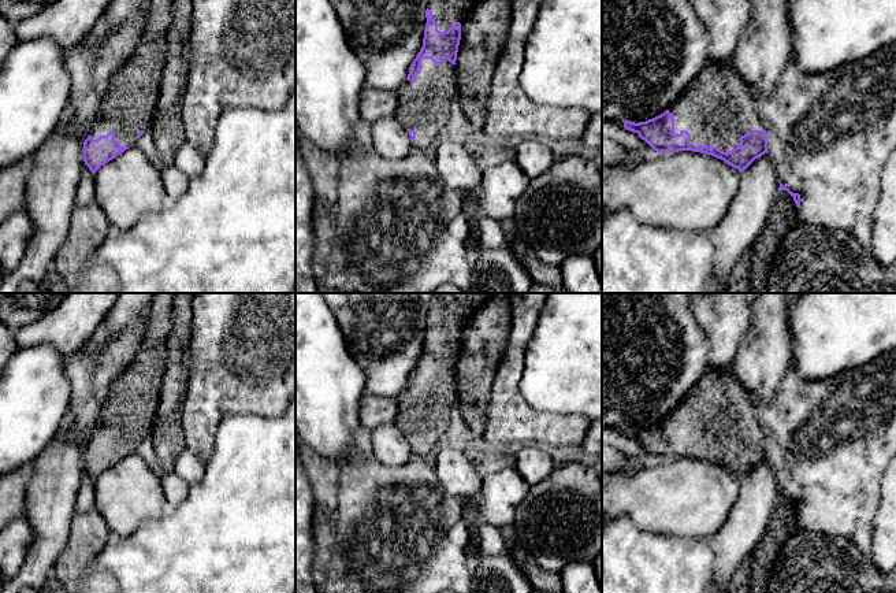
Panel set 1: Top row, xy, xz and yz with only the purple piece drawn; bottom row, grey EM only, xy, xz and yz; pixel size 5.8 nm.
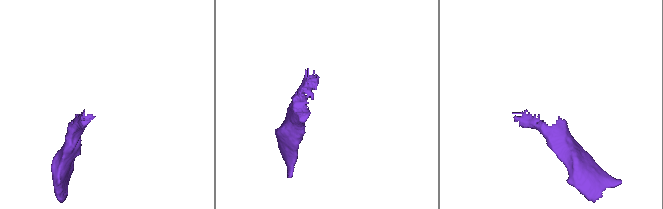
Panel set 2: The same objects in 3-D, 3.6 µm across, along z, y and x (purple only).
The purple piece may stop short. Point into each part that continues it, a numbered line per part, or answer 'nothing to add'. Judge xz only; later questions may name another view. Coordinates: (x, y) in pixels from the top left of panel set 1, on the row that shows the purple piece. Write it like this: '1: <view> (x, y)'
1: xz (424, 104)

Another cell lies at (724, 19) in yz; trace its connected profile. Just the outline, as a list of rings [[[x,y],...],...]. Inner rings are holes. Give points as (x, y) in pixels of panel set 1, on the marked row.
[[[691,0],[709,36],[709,60],[735,67],[735,51],[747,25],[750,0]]]

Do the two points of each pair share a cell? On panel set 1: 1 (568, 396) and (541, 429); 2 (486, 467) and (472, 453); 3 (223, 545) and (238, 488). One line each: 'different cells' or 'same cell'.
1: different cells
2: same cell
3: same cell

